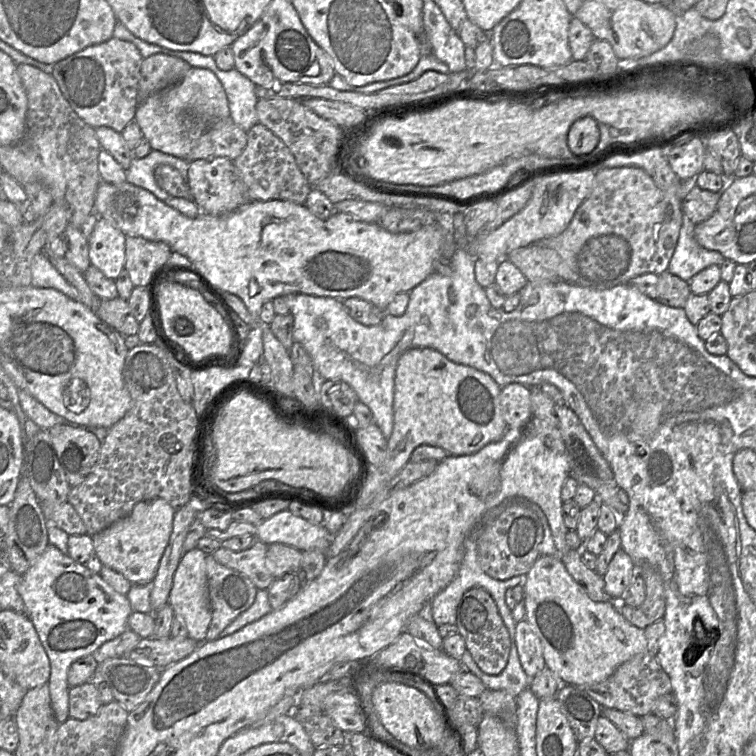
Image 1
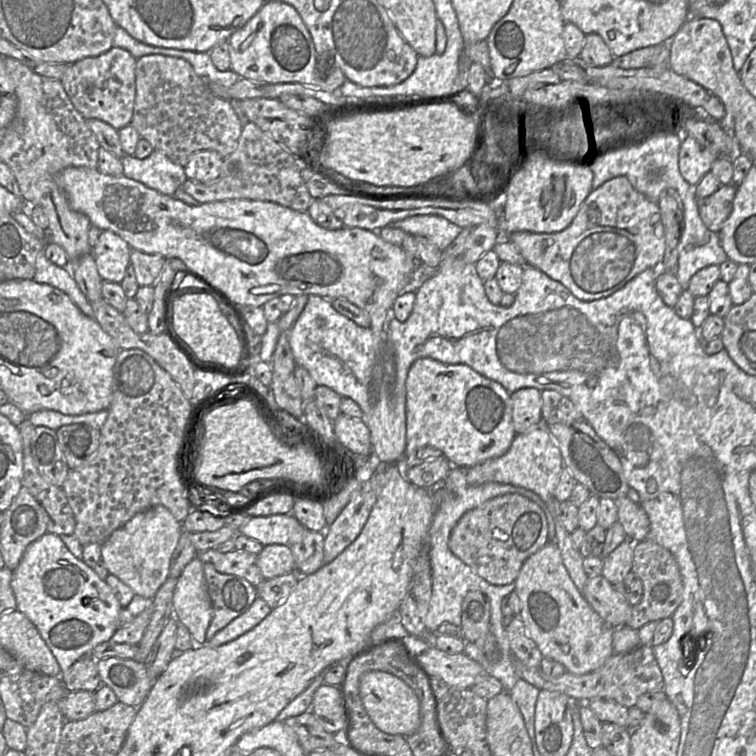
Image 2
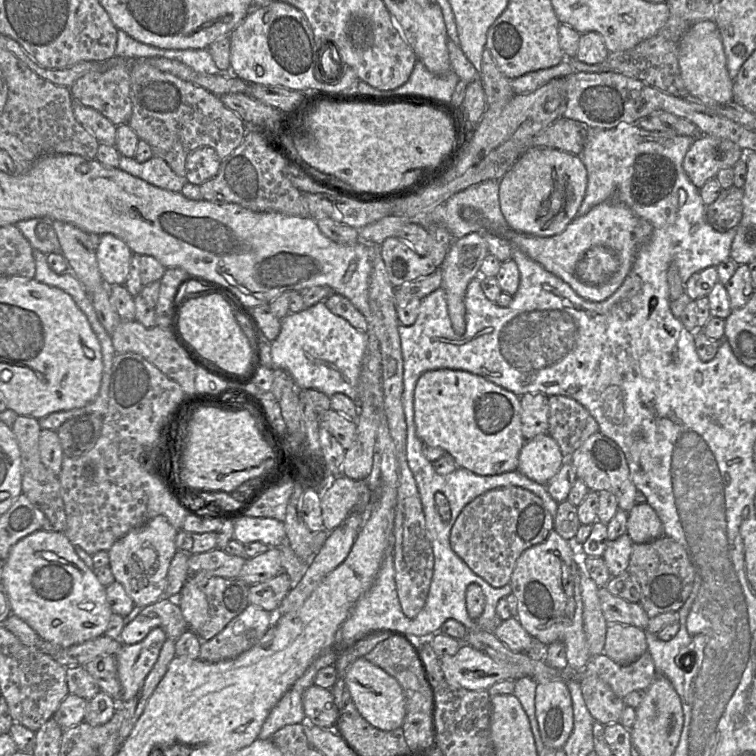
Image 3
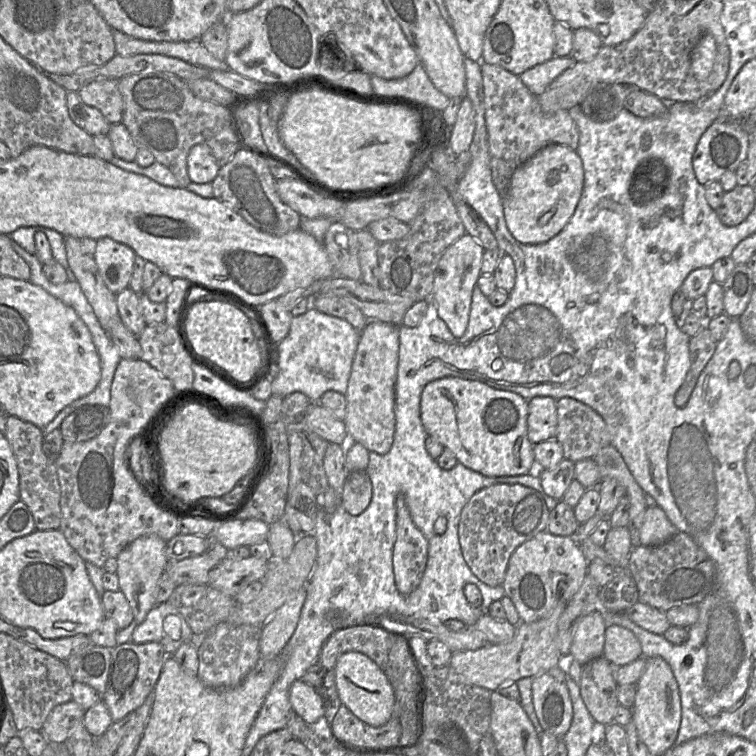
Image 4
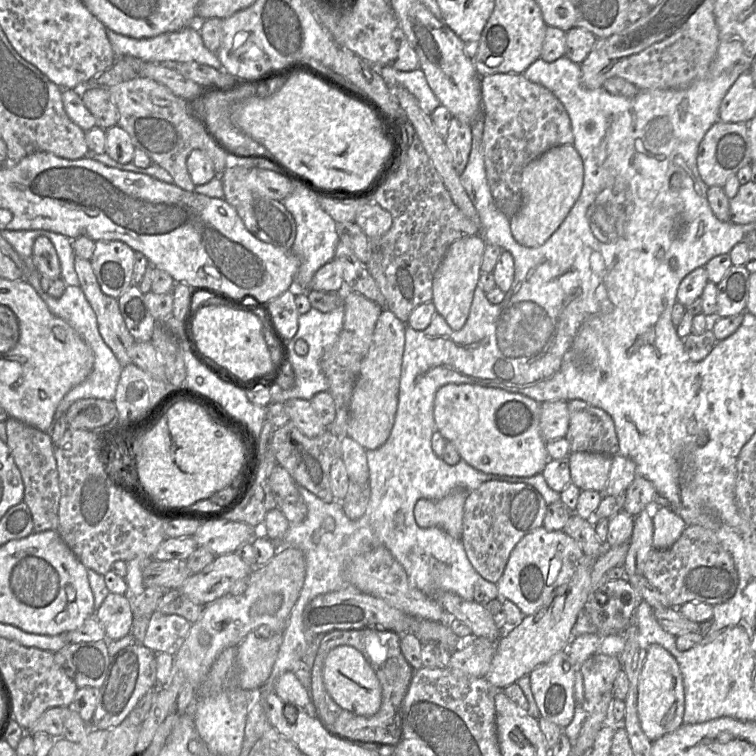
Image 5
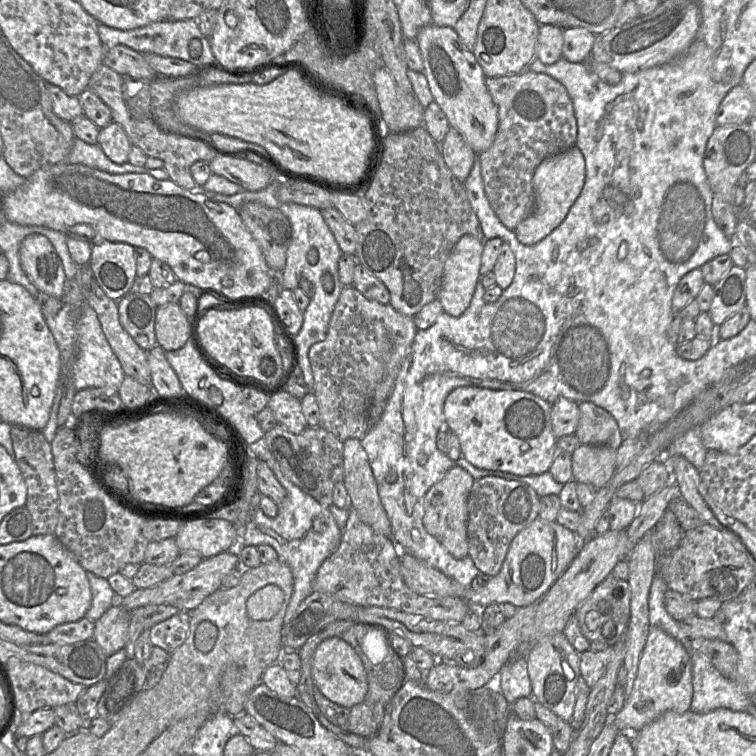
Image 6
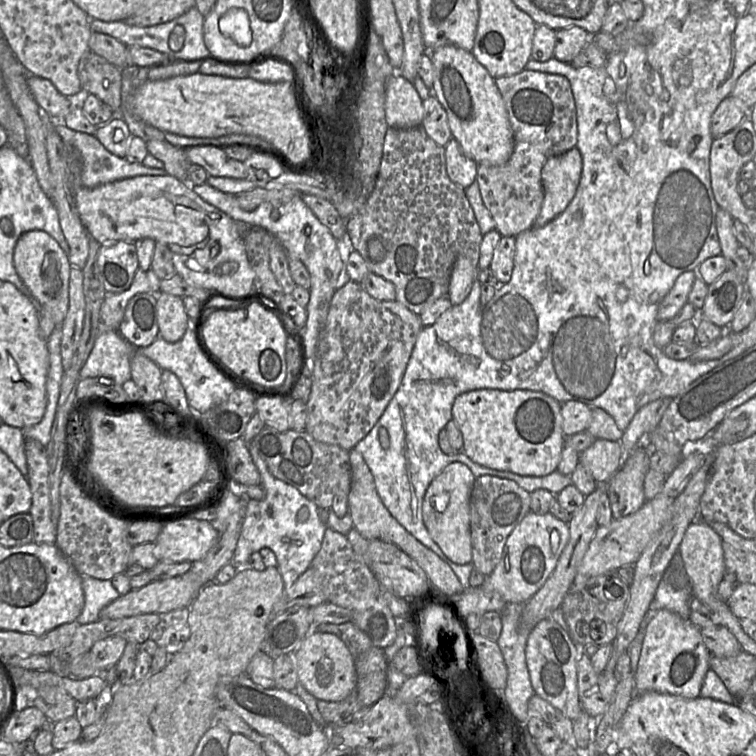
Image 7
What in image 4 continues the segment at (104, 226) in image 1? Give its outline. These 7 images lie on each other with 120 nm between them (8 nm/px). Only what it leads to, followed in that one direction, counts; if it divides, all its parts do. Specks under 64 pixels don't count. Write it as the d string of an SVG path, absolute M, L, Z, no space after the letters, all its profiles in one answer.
M109 237L97 240L93 255L99 273L108 289L117 294L129 287L136 253Z

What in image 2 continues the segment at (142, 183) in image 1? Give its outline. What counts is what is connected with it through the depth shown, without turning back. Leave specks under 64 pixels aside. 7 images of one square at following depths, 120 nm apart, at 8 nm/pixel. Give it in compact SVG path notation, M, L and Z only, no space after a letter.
M153 150L148 157L143 159L136 158L134 155L124 155L121 162L123 175L127 178L139 181L145 186L168 196L173 196L177 189L187 180L184 167L173 162L159 150Z

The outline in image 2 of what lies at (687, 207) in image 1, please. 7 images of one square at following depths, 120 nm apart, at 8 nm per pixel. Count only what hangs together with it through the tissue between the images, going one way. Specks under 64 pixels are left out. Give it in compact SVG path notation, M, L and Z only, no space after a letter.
M721 185L720 188L705 198L697 198L699 215L704 225L713 232L719 232L729 217L737 186Z

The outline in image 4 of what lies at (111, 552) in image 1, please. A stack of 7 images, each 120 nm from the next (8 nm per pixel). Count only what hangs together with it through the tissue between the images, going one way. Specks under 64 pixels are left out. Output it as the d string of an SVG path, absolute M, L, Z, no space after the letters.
M157 535L142 536L130 543L116 557L119 589L126 597L136 626L144 621L148 612L157 605L156 587L168 563L166 545Z

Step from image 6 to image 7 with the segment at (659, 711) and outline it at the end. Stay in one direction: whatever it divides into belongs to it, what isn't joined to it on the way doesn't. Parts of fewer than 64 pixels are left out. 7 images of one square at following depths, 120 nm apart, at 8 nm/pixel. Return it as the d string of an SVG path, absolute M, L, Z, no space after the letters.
M667 609L648 611L648 624L640 659L634 674L635 695L648 691L696 698L709 666L710 652L705 646L700 628L689 619Z

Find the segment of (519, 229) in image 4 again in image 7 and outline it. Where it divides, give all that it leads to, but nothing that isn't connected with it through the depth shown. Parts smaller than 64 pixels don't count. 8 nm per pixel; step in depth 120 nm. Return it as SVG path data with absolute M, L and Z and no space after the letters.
M577 147L547 159L541 171L544 200L531 228L541 228L560 215L574 198L582 173Z

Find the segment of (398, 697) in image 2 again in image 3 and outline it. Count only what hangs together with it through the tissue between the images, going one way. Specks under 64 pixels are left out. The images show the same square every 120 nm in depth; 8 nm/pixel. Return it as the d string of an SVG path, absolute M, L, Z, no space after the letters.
M364 657L356 659L345 675L345 685L361 716L372 726L390 731L402 727L406 714L406 699L399 682L379 666Z

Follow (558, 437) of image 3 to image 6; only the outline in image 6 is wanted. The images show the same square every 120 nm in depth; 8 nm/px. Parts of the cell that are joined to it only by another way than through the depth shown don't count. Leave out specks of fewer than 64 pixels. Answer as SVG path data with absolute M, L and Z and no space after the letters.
M578 402L579 423L574 435L581 444L619 448L623 439L615 418L593 402Z

